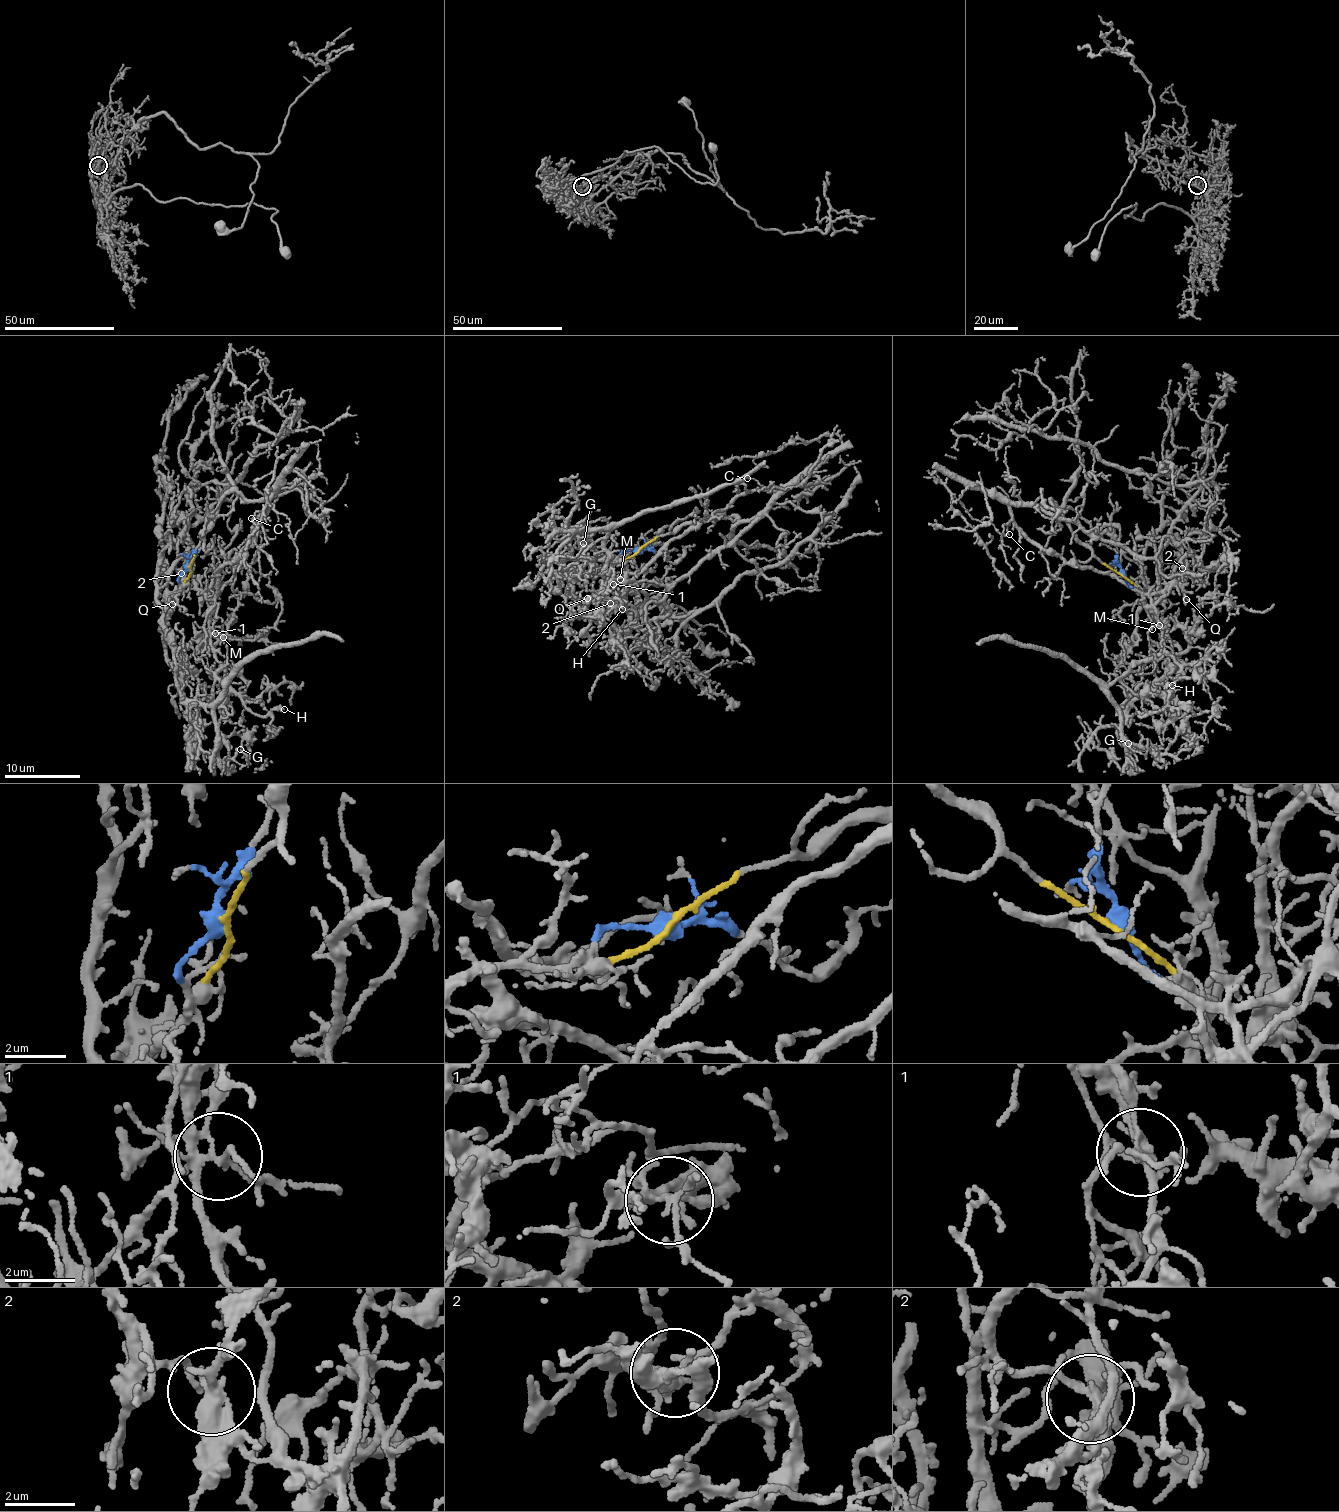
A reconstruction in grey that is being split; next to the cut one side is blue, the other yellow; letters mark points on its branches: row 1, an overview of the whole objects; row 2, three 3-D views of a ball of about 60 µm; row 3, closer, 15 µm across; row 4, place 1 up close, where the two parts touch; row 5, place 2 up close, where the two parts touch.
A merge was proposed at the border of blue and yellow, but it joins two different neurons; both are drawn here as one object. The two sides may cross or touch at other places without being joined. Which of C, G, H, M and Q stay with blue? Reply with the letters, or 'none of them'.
G, H, M, Q

